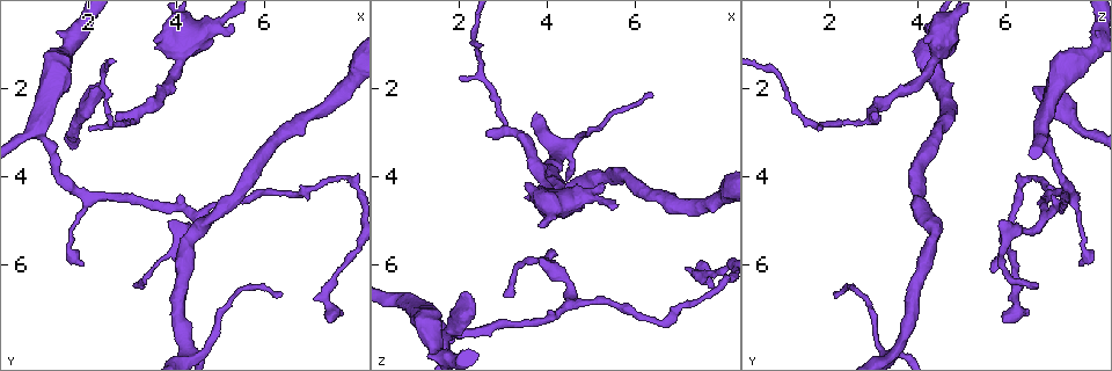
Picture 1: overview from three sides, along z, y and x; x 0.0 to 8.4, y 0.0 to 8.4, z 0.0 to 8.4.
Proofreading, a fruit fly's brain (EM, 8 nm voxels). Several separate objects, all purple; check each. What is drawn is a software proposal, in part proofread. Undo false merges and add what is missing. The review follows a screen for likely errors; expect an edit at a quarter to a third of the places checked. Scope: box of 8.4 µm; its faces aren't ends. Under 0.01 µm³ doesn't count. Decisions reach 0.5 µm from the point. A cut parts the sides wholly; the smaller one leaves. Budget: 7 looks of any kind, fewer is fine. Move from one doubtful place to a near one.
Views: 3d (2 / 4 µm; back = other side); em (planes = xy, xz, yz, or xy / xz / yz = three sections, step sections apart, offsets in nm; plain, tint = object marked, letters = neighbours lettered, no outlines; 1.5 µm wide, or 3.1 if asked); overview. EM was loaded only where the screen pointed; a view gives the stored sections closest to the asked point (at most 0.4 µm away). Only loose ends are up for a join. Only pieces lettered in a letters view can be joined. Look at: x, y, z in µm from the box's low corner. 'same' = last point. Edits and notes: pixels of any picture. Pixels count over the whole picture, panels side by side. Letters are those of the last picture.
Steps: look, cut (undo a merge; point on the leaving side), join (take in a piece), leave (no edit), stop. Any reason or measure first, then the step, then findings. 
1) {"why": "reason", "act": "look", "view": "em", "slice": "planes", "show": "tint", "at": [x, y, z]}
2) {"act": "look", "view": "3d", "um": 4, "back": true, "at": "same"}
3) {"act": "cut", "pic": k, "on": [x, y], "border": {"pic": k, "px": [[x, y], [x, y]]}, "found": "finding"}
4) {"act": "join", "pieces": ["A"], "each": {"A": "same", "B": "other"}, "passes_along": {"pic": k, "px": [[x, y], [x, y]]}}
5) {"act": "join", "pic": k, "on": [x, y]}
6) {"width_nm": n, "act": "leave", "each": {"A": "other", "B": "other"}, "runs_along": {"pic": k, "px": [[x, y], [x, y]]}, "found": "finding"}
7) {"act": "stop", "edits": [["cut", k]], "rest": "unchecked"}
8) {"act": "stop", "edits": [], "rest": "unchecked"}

{"why": "branch stops here", "act": "look", "view": "em", "slice": "planes", "show": "letters", "at": [2.65, 2.70, 3.10]}

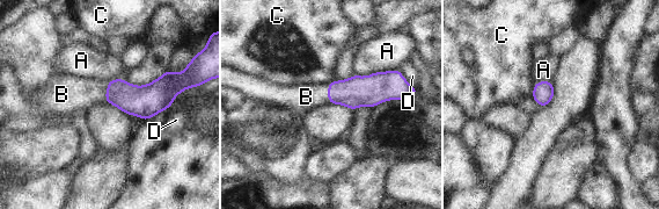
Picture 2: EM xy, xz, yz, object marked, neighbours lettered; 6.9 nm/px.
{"longest_contact_nm": ["A", 320], "act": "join", "pieces": ["B"], "each": {"A": "other", "B": "same", "C": "other", "D": "other"}, "passes_along": {"pic": 2, "px": [[140, 101], [107, 91], [71, 94]]}, "found": "it goes on there"}

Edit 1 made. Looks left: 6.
{"why": "branch stops here", "act": "look", "view": "em", "slice": "planes", "show": "letters", "at": [2.20, 2.05, 6.60]}

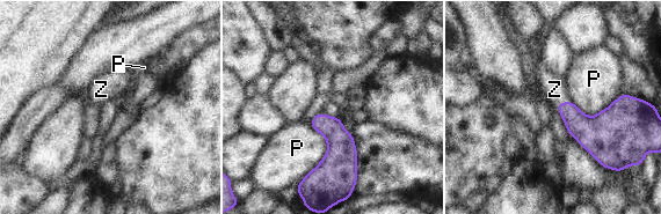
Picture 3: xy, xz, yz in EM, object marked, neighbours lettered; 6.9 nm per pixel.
{"longest_contact_nm": ["P", 440], "act": "join", "pieces": ["Z"], "each": {"P": "other", "Z": "same"}, "passes_along": {"pic": 3, "px": [[586, 130], [564, 102], [554, 89]]}, "found": "the cell continues"}

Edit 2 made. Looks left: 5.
{"why": "sharp bend", "act": "look", "view": "em", "slice": "planes", "show": "letters", "at": [6.70, 4.40, 7.35]}

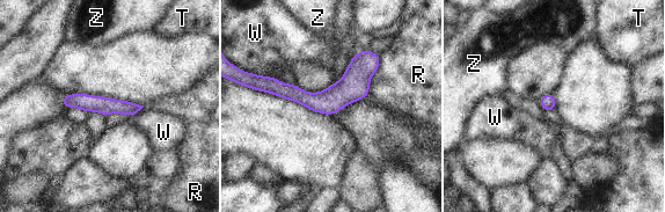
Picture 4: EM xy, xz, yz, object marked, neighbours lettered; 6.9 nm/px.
{"width_nm": 120, "act": "leave", "each": {"R": "other", "T": "other", "W": "other", "Z": "other"}, "border": {"pic": 4, "px": [[144, 107], [130, 116]]}, "found": "one cell here"}

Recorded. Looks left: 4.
{"act": "stop", "edits": [["join", 2], ["join", 3]], "rest": "unchecked"}

